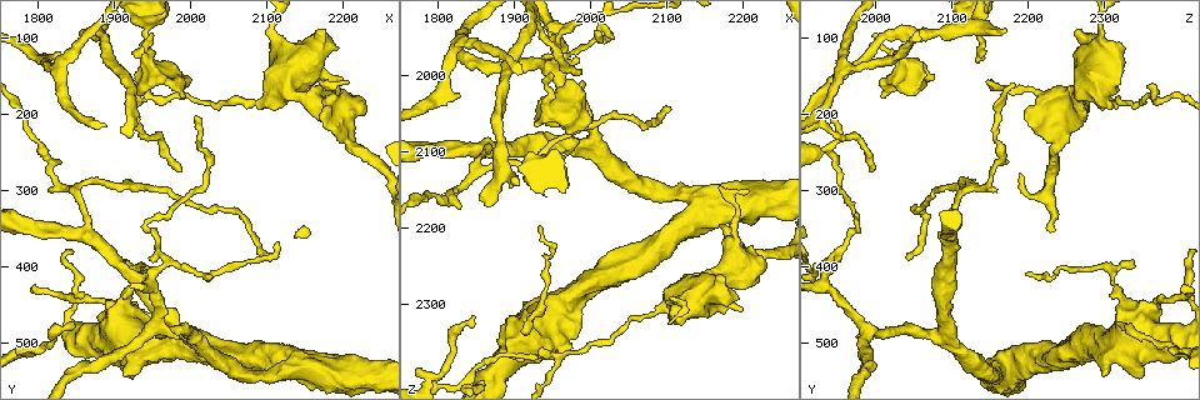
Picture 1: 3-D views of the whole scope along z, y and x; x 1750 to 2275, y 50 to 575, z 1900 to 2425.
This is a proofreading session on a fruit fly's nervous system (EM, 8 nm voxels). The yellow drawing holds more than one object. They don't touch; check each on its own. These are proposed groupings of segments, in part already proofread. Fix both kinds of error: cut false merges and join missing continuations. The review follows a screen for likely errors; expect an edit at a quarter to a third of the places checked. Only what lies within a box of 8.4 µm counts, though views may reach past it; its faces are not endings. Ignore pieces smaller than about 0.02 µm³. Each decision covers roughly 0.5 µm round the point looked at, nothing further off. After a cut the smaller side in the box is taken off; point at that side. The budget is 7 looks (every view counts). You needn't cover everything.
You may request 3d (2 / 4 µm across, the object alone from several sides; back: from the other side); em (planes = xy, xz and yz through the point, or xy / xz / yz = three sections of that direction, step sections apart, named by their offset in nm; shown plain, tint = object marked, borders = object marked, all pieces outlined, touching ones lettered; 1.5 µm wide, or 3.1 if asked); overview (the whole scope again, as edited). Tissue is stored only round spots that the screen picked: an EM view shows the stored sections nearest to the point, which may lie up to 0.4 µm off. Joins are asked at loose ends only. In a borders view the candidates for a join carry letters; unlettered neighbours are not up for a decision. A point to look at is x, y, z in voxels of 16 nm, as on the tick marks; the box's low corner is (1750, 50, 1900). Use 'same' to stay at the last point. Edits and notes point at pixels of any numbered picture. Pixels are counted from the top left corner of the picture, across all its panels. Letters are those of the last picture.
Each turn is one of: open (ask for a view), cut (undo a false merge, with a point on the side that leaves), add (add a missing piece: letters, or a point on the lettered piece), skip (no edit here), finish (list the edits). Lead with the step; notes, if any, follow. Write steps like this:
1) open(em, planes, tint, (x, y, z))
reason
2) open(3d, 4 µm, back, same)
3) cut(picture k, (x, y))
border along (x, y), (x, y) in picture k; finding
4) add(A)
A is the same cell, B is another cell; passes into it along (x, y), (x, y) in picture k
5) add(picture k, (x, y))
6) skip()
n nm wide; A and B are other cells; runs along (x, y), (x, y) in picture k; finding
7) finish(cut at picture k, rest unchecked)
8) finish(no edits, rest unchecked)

open(em, yz, step 4, borders, (1865, 90, 2170))
branch stops here

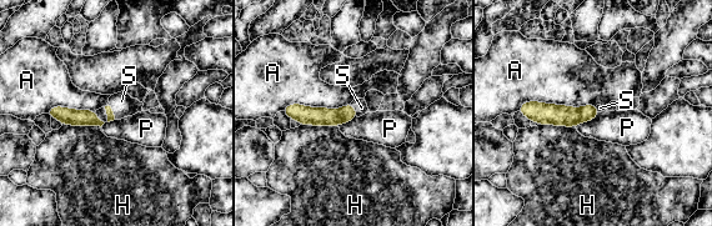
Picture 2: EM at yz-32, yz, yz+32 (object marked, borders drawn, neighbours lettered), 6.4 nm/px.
open(em, xy, step 4, borders, same)
cut it another way

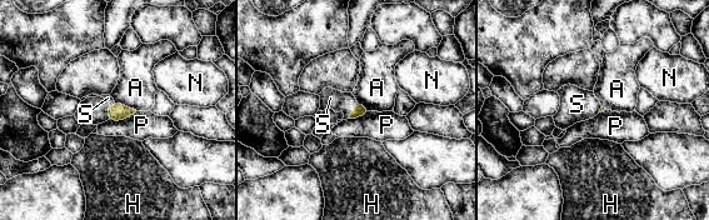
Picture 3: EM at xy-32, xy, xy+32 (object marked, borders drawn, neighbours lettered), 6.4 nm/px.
add(S)
S is the same cell, A, H, N and P are other cells; passes into it along (359, 110), (353, 110), (330, 98) in picture 3; it goes on there

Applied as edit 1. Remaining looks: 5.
open(overview)
redraw

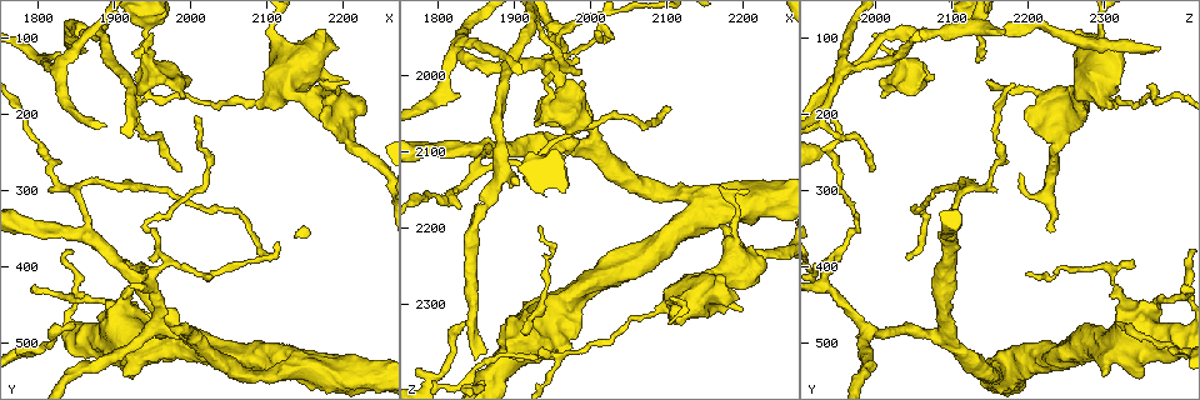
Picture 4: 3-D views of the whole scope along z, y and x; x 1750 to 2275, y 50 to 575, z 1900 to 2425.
open(3d, 2 µm, (2005, 155, 2060))

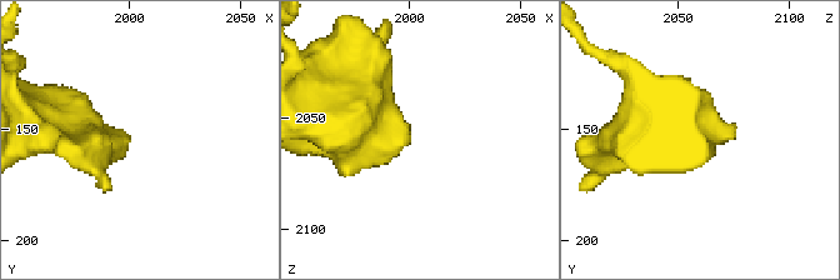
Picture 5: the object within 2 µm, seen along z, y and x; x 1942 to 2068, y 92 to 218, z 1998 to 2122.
open(em, xy, step 4, tint, (2001, 153, 2061))
now the EM

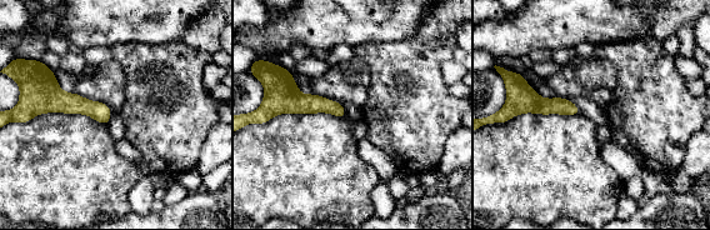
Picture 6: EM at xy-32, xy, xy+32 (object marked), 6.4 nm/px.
open(em, xz, step 4, borders, same)

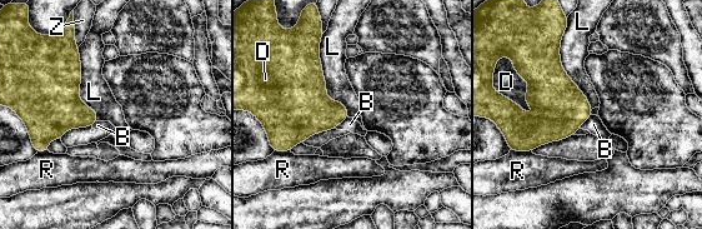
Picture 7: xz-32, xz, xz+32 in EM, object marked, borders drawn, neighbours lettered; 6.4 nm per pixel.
skip()
L touches over 550 nm; B, D, L, R and Z are other cells; no lettered piece goes on from it

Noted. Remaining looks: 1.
open(em, xz, step 8, borders, (2105, 385, 2040))
end of a long branch

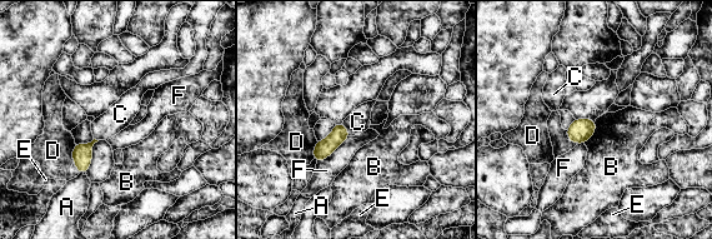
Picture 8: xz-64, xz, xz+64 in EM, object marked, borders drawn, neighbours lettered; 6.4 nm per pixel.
skip()
A, B, C, D, E and F are other cells; border along (342, 122), (350, 135) in picture 8; no lettered piece goes on from it

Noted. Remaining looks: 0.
finish(add at picture 3, rest unchecked)

